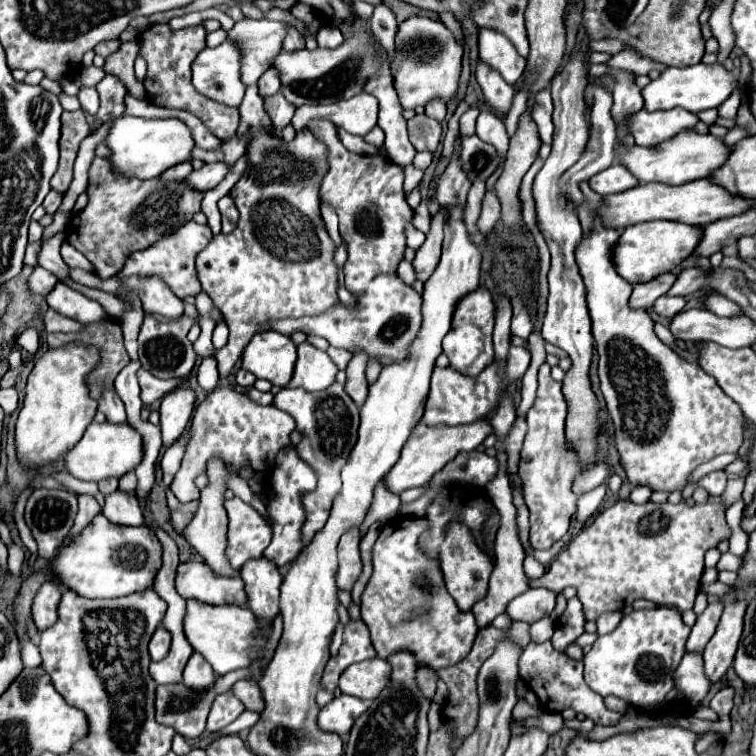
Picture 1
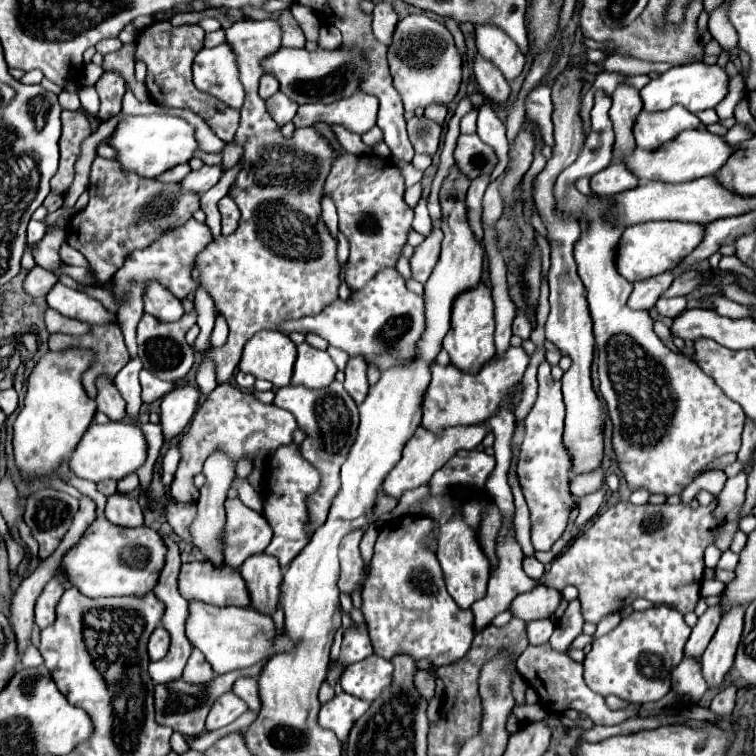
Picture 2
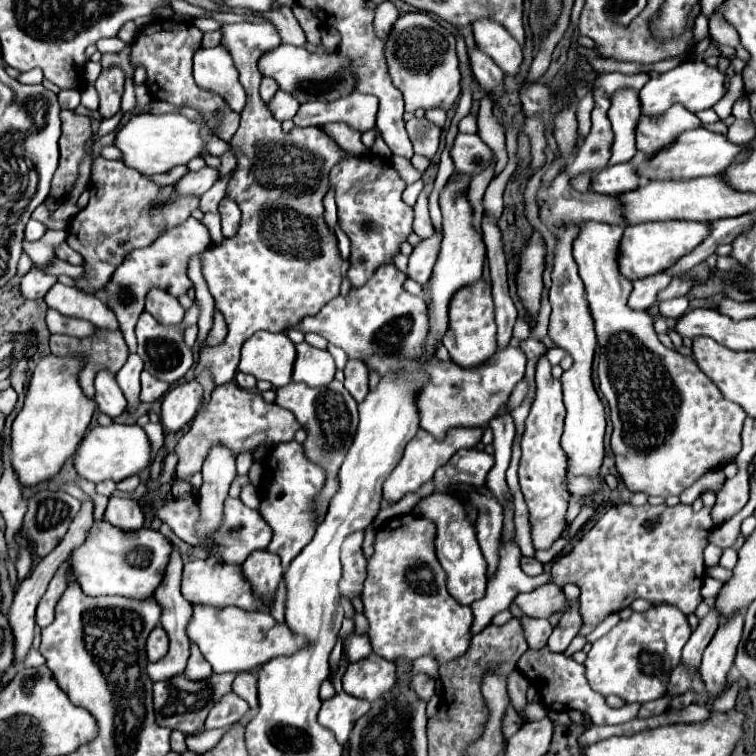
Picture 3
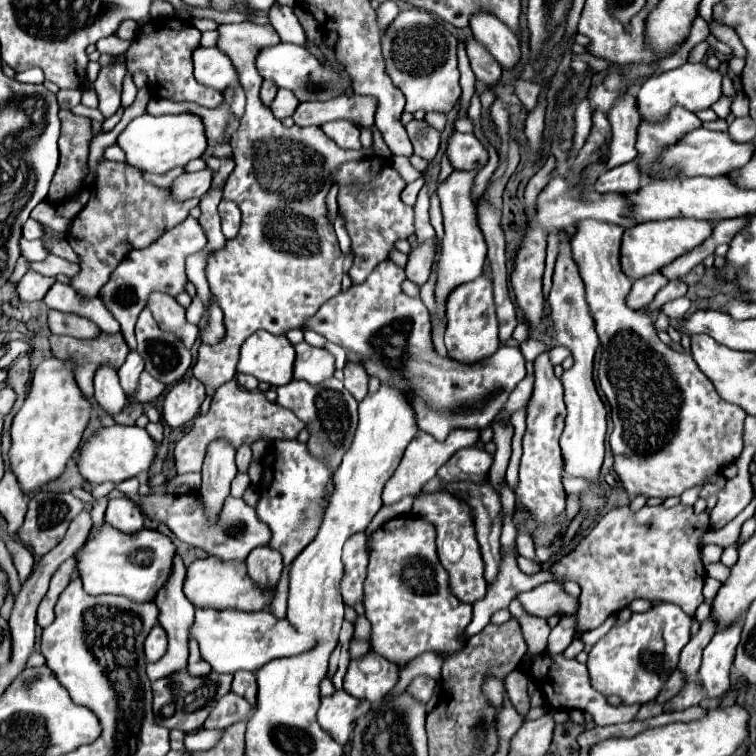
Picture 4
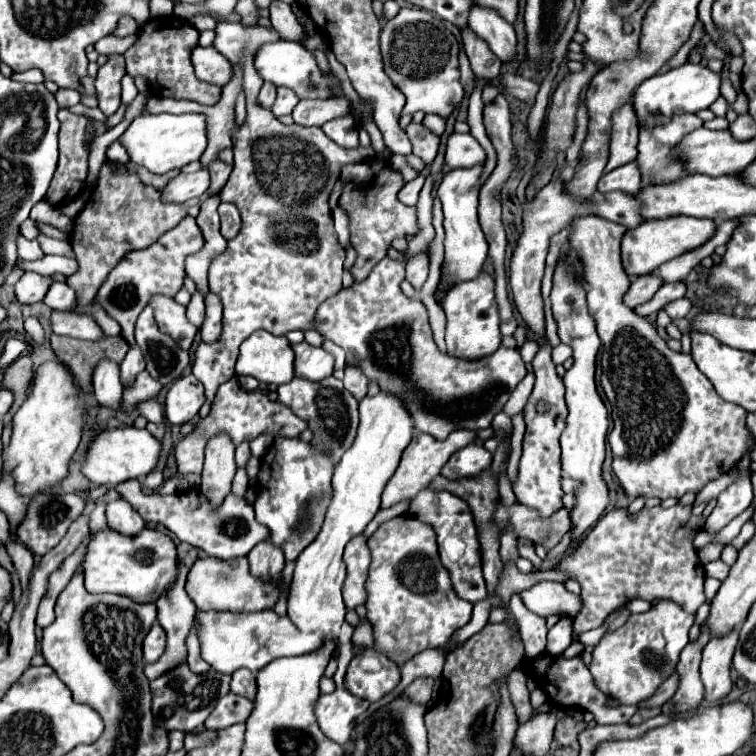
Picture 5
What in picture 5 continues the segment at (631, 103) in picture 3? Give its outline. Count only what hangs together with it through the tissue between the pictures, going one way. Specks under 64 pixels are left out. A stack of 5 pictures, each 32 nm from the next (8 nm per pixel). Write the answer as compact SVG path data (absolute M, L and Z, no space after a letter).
M630 98L612 114L610 158L608 158L604 172L610 172L616 166L636 160L636 156L638 156L636 142L638 142L638 118L636 118L634 104Z

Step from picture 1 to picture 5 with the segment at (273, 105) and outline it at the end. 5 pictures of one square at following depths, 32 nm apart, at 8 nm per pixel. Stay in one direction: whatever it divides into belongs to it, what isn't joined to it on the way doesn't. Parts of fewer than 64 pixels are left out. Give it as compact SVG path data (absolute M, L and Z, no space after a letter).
M278 88L278 96L276 96L276 102L272 106L272 112L276 118L288 116L288 114L292 114L292 110L296 108L298 102L300 100L296 100L296 94L290 88Z

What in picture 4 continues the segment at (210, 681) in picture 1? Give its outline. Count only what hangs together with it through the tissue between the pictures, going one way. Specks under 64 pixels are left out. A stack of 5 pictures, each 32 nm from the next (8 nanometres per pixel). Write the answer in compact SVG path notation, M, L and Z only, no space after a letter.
M190 638L190 658L188 658L188 674L190 676L208 676L212 672L210 664L204 662L204 658L200 656L198 644L196 640Z

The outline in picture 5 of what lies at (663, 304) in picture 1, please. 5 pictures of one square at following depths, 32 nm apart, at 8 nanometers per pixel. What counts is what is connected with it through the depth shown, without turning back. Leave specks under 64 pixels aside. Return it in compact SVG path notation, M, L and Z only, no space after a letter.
M678 298L678 300L672 300L664 306L666 314L672 318L672 320L678 320L678 318L684 318L688 314L688 310L692 308L692 302L688 298Z

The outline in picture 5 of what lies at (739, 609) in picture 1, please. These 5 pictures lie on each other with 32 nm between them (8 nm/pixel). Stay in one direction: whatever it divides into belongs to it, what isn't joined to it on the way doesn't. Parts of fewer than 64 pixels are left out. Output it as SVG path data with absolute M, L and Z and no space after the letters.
M732 628L728 636L714 636L704 652L702 652L702 666L700 666L700 678L706 688L704 698L714 702L728 696L732 690L730 680L730 668L732 668L732 656L734 648L738 644L738 628Z

